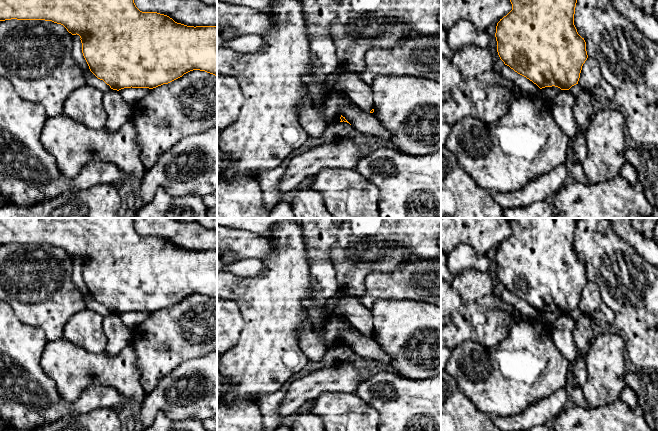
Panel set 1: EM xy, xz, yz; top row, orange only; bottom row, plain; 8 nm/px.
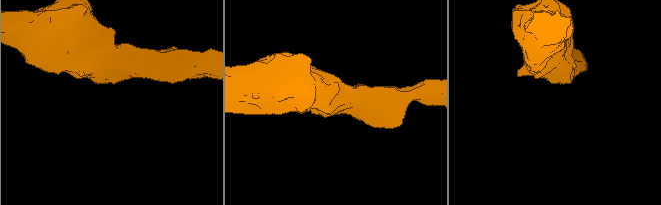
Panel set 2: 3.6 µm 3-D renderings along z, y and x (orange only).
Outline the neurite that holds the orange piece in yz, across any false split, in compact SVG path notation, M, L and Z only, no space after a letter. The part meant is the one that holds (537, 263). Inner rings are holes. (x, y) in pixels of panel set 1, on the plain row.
M507 218L512 234L497 247L497 276L505 289L526 301L540 313L558 311L569 314L578 308L582 290L588 282L586 266L574 249L574 238L579 218Z

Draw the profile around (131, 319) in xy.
M124 312L119 314L123 323L131 330L142 324L149 318L151 313L149 312Z

